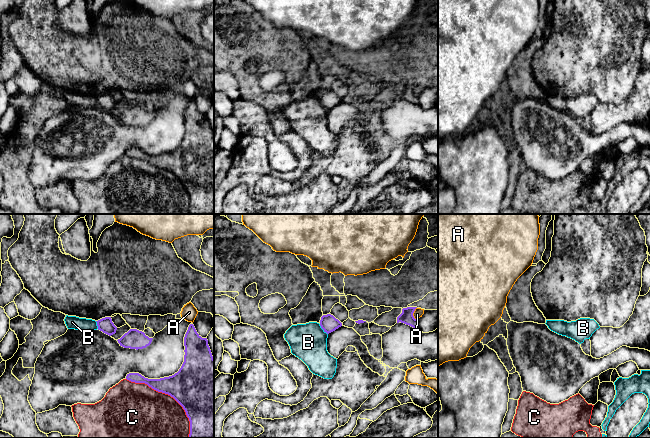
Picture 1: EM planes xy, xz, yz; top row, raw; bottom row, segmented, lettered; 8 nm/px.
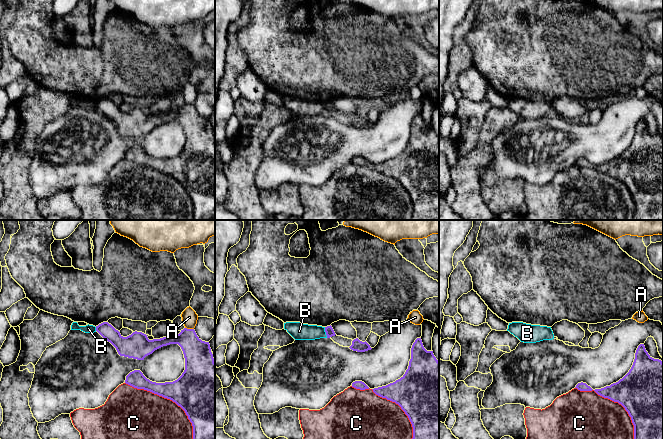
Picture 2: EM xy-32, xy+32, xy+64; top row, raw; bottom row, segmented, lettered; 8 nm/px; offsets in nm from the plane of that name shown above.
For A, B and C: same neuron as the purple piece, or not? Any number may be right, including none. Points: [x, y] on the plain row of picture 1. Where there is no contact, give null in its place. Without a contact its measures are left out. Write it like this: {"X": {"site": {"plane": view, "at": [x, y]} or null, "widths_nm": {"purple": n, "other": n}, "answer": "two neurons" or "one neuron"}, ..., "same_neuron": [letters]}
{"A": {"site": {"plane": "xz", "at": [412, 90]}, "widths_nm": {"purple": 110, "other": 70}, "answer": "two neurons"}, "B": {"site": {"plane": "xz", "at": [322, 104]}, "widths_nm": {"purple": 140, "other": 300}, "answer": "two neurons"}, "C": {"site": {"plane": "xy", "at": [169, 170]}, "widths_nm": {"purple": 420, "other": 480}, "answer": "two neurons"}, "same_neuron": []}

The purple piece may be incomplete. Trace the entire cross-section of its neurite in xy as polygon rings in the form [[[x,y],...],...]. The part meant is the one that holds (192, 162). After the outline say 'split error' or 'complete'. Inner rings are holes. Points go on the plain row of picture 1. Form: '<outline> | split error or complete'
[[[193,100],[184,113],[184,138],[177,149],[160,155],[148,155],[139,149],[129,149],[126,155],[145,159],[152,165],[170,171],[185,186],[190,197],[189,214],[214,214],[214,134],[207,114],[202,114]]] | complete

